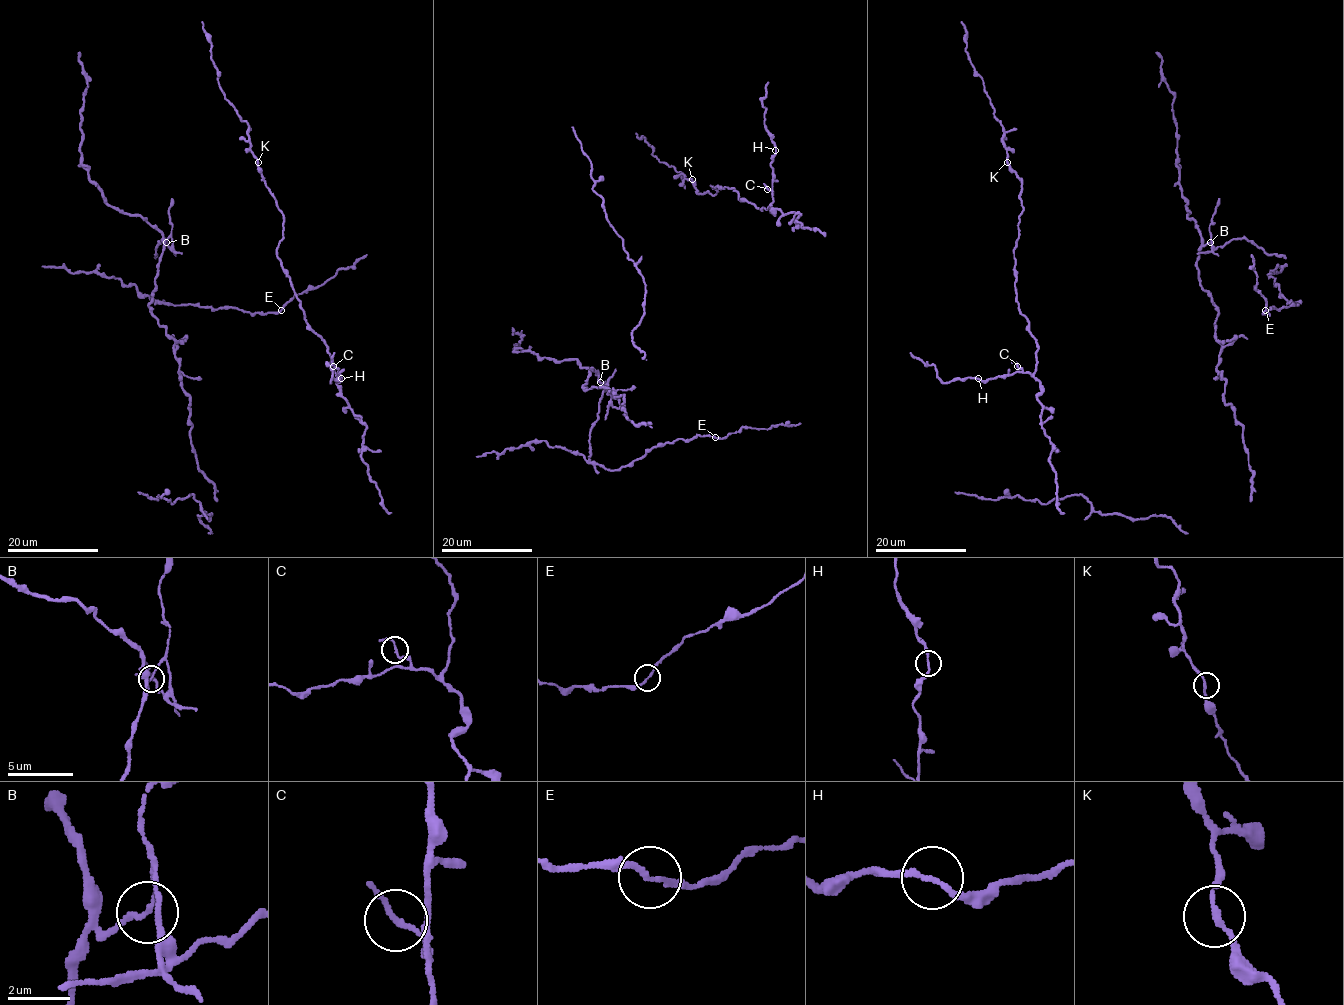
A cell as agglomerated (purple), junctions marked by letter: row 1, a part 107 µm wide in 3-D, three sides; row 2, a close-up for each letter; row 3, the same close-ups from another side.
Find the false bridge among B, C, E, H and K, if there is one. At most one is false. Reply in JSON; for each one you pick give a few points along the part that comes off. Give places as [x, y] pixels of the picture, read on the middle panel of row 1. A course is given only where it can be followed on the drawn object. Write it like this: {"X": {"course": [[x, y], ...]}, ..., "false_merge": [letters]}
{"B": {"course": [[599, 382], [606, 383], [598, 405], [598, 419], [591, 428], [589, 458]]}, "false_merge": ["B"]}

